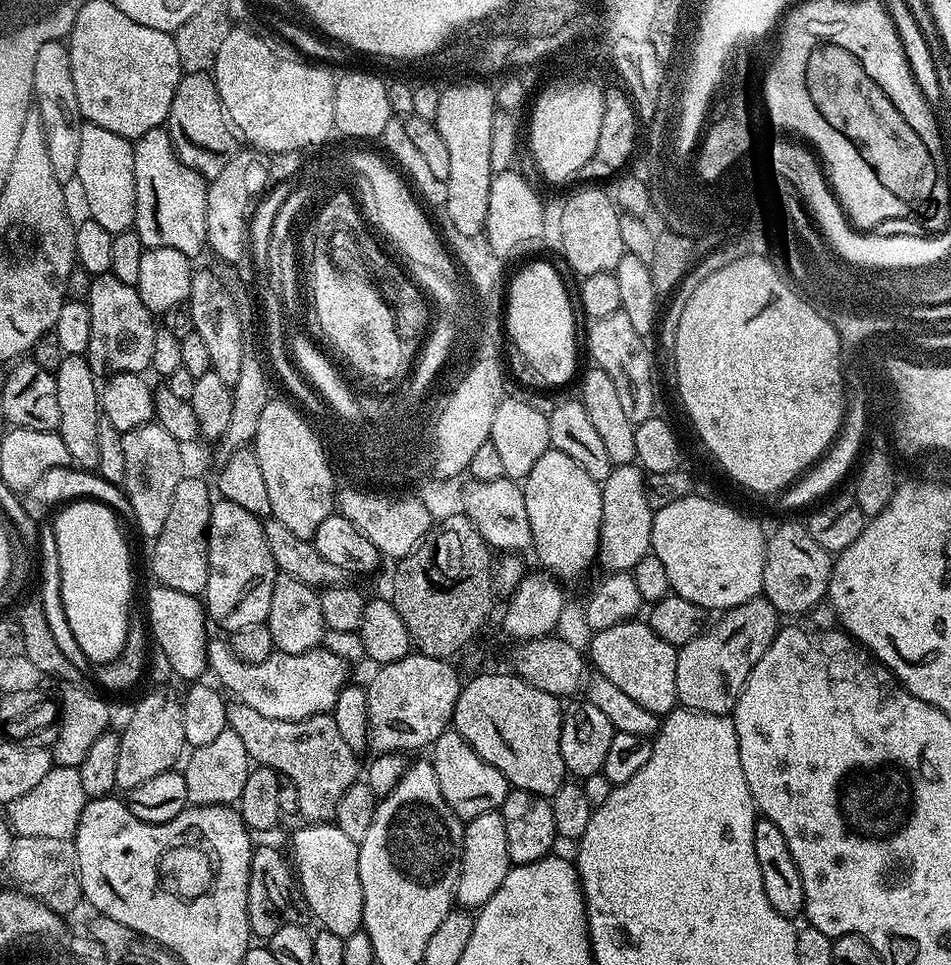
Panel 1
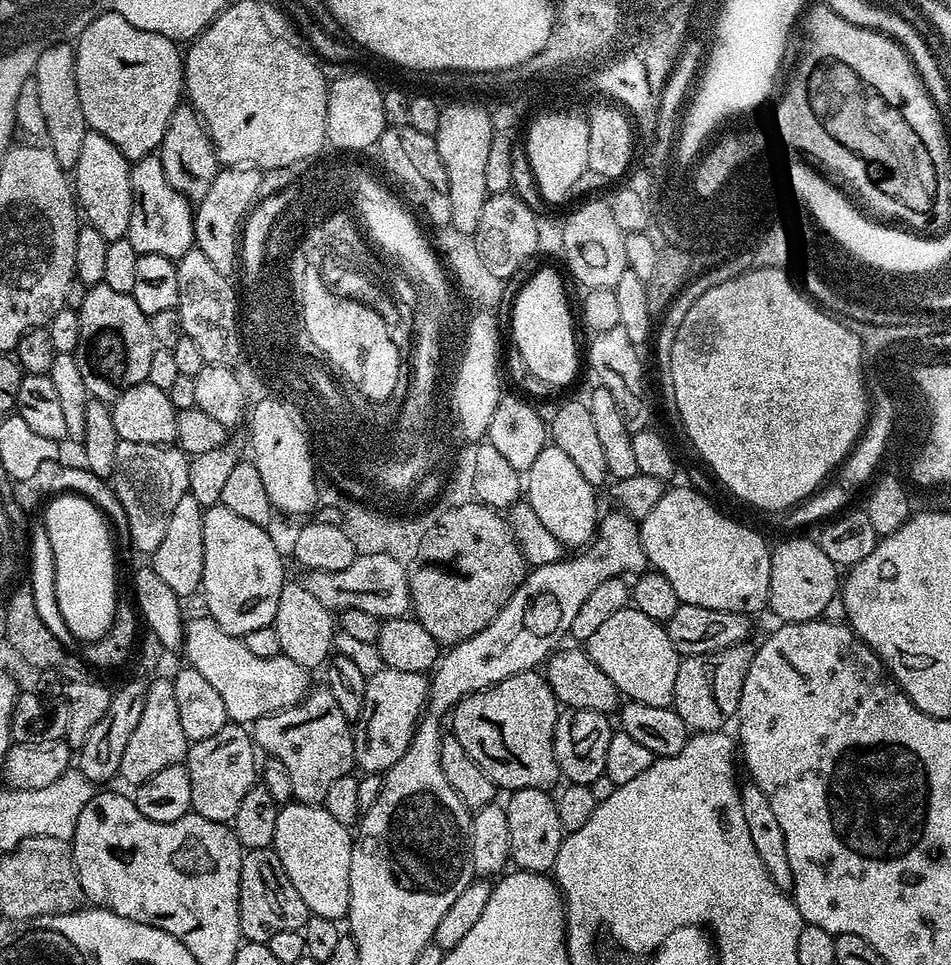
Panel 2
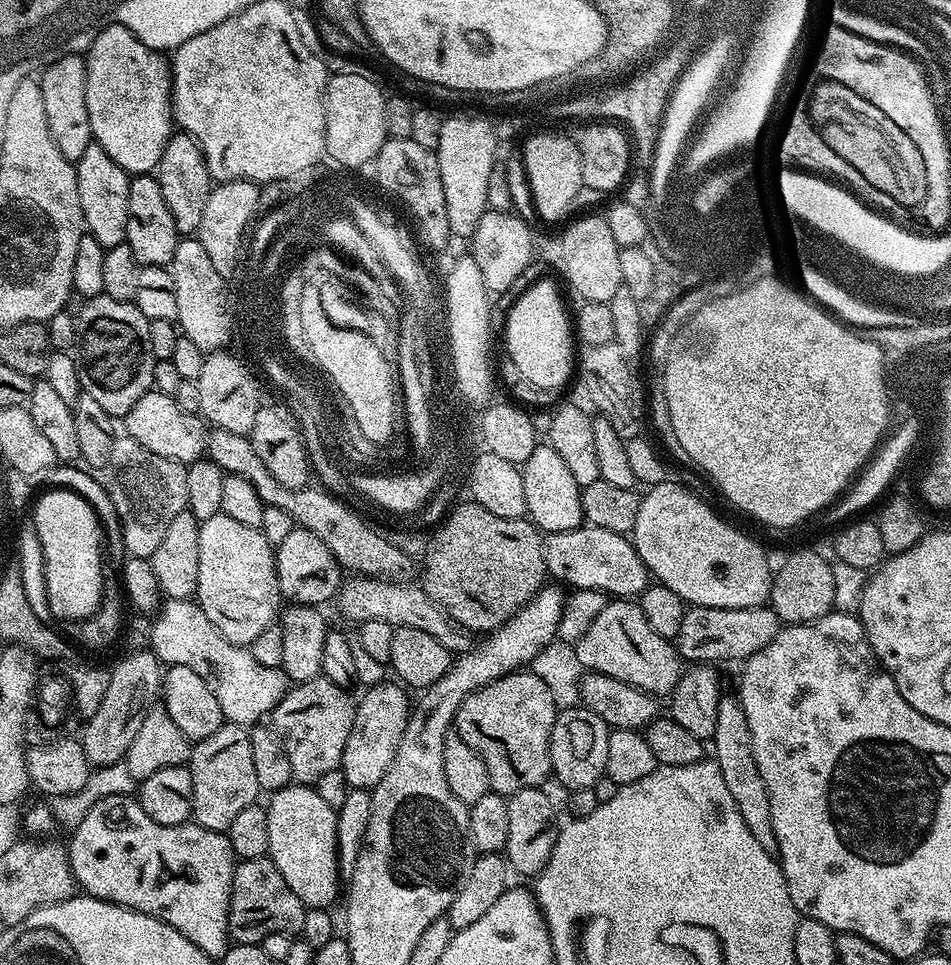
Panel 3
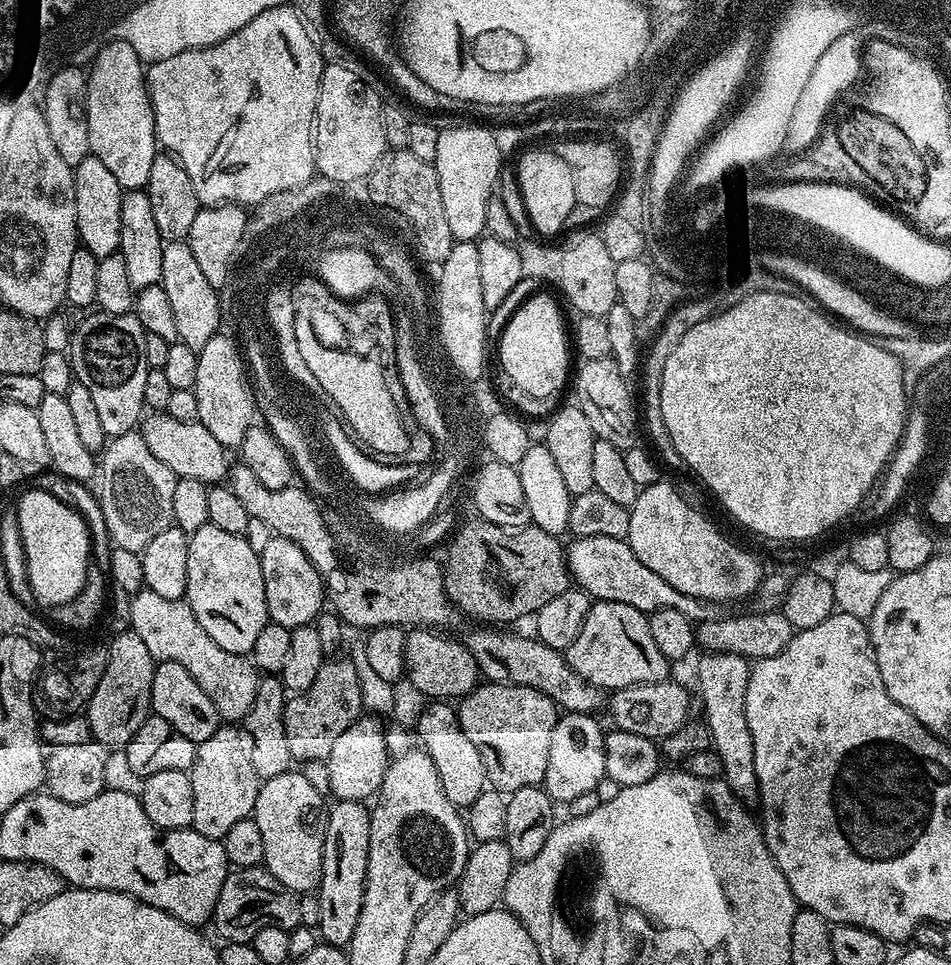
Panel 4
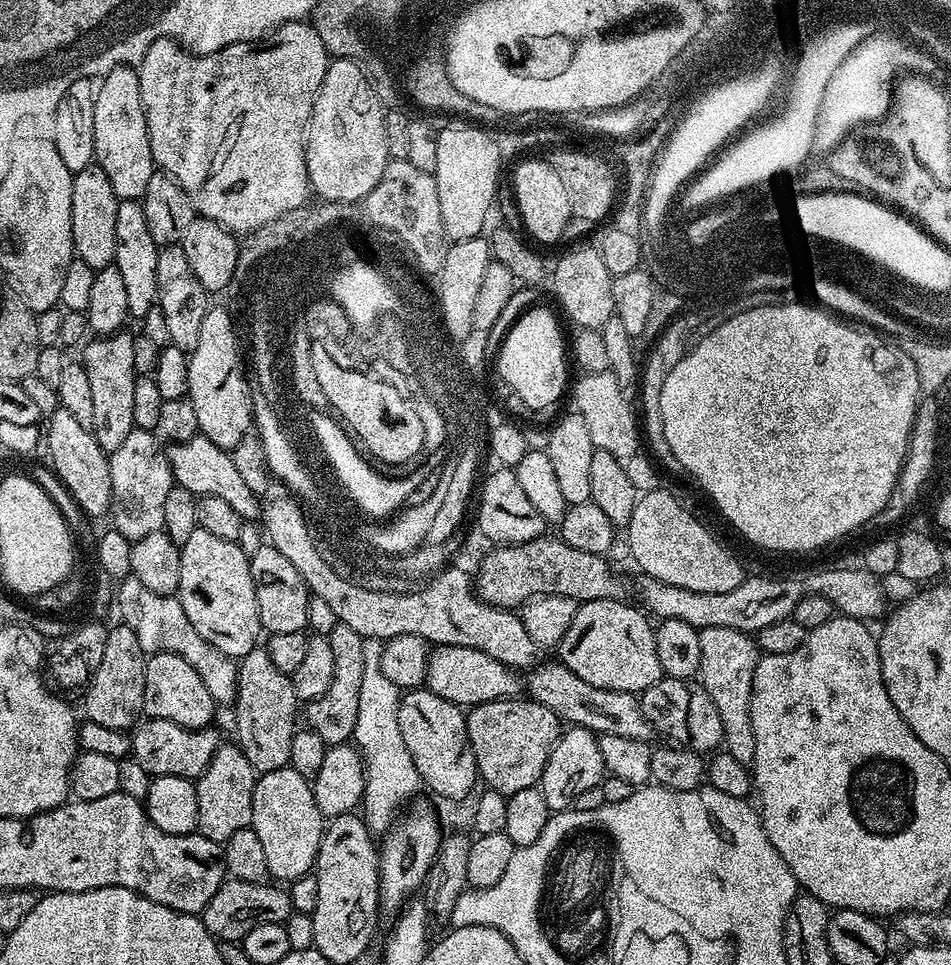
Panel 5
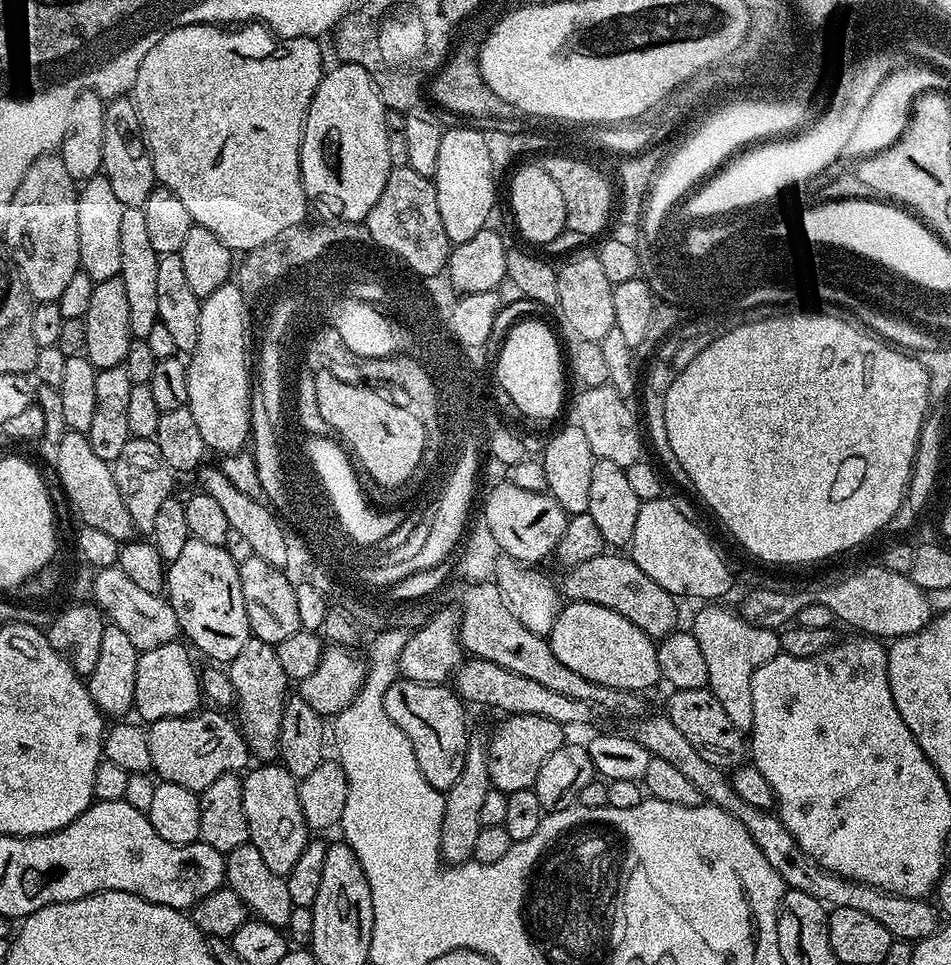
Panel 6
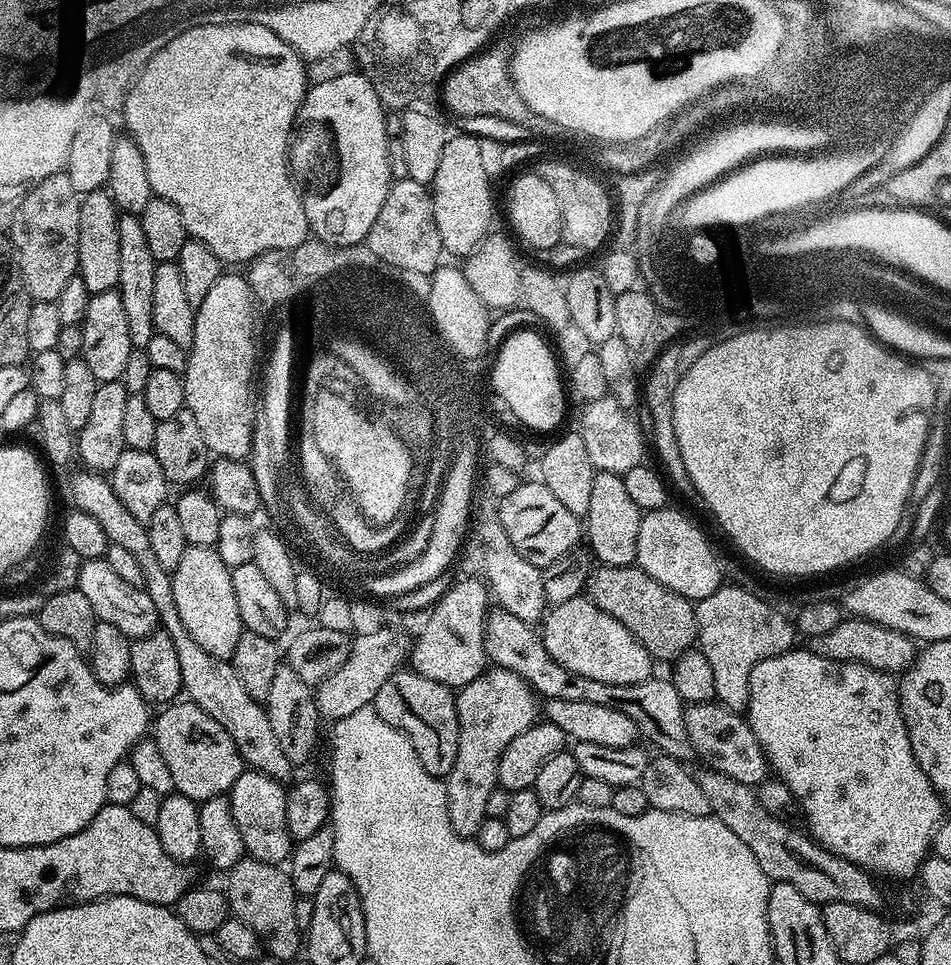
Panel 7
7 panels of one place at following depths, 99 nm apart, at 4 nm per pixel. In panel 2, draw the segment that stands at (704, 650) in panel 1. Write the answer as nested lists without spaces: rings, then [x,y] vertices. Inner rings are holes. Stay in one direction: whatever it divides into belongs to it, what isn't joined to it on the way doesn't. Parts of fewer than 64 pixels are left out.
[[[748,642],[733,644],[721,652],[711,652],[709,656],[690,656],[681,659],[678,678],[674,678],[674,698],[671,707],[686,722],[693,733],[719,732],[727,729],[728,719],[740,710],[742,682],[746,682],[746,670],[750,670],[753,645]]]

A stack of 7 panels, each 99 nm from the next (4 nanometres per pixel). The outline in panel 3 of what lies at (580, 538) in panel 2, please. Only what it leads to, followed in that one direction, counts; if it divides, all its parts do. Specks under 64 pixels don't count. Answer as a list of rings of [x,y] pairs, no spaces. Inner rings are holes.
[[[547,442],[537,443],[534,454],[526,458],[522,465],[524,485],[526,486],[527,515],[541,533],[561,532],[562,530],[574,530],[585,523],[584,510],[582,508],[582,491],[578,482],[574,482],[574,474],[570,474],[566,462]]]

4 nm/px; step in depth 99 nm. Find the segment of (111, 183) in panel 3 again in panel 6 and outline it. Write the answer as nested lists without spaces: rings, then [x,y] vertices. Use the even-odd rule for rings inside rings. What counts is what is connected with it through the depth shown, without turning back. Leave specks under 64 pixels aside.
[[[103,174],[91,176],[79,185],[76,193],[78,202],[78,254],[80,271],[92,281],[105,280],[120,275],[122,270],[122,245],[118,243],[118,229],[122,226],[125,207],[118,202],[114,189]]]

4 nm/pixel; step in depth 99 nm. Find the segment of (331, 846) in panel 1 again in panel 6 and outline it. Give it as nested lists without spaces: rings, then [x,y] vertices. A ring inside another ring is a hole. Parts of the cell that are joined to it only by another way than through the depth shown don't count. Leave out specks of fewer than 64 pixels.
[[[264,762],[243,777],[242,810],[246,810],[248,839],[274,874],[286,877],[310,841],[310,829],[298,800],[298,780],[279,762]]]

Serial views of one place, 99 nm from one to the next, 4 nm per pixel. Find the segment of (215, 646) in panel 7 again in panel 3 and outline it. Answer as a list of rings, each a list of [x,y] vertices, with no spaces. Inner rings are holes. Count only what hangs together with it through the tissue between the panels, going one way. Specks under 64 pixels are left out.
[[[222,511],[200,521],[198,586],[194,599],[206,618],[218,626],[222,638],[232,644],[252,644],[277,619],[282,597],[276,578],[276,553],[260,528],[242,526]]]

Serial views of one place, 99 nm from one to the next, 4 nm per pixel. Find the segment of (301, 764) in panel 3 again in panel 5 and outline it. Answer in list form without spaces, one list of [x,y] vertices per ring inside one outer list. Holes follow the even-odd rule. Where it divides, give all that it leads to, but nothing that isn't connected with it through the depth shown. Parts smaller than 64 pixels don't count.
[[[339,622],[326,639],[330,642],[330,650],[334,650],[334,678],[330,678],[326,694],[307,701],[302,716],[303,719],[304,716],[308,719],[305,720],[307,727],[314,734],[318,734],[318,738],[322,738],[325,744],[331,746],[351,741],[354,722],[358,722],[358,694],[362,690],[362,670],[366,666],[362,658],[365,639],[350,630],[350,626]]]

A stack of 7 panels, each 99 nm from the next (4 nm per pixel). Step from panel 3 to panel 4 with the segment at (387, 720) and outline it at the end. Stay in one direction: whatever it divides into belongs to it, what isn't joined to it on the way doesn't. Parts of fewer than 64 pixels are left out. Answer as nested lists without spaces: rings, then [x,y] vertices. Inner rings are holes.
[[[372,714],[361,715],[334,742],[326,761],[330,770],[330,793],[337,801],[367,801],[375,797],[382,786],[382,778],[390,763],[390,745],[388,732]]]

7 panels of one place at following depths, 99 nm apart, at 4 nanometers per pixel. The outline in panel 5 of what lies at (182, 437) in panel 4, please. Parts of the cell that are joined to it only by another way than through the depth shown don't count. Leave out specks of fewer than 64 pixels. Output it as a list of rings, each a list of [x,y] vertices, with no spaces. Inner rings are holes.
[[[198,435],[181,444],[172,444],[167,449],[167,454],[168,465],[172,467],[172,479],[179,487],[190,490],[198,498],[222,498],[245,522],[255,521],[261,515],[261,501],[246,486],[246,481],[238,475],[229,449],[214,446],[214,442]]]

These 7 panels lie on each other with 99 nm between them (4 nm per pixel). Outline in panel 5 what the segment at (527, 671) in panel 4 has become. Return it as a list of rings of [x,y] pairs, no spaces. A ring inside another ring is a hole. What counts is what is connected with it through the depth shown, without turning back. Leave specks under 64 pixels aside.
[[[537,663],[523,677],[522,684],[531,699],[546,706],[555,716],[559,716],[565,725],[590,729],[600,736],[615,734],[635,740],[649,741],[654,734],[652,724],[645,719],[640,709],[640,701],[633,693],[590,686],[590,682],[578,678],[574,670],[562,663]]]

